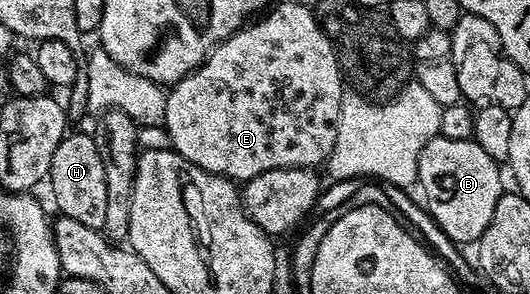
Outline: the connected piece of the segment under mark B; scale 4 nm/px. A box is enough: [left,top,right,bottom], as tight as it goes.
[416,135,504,246]

